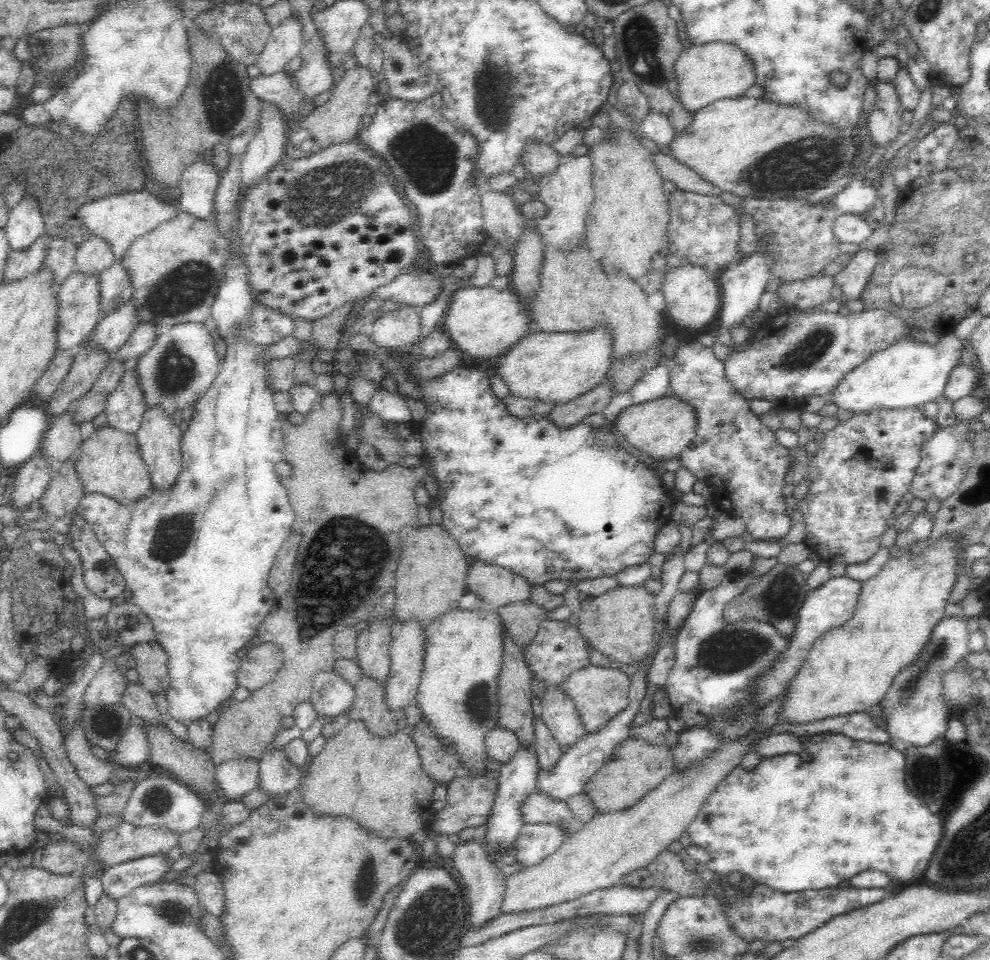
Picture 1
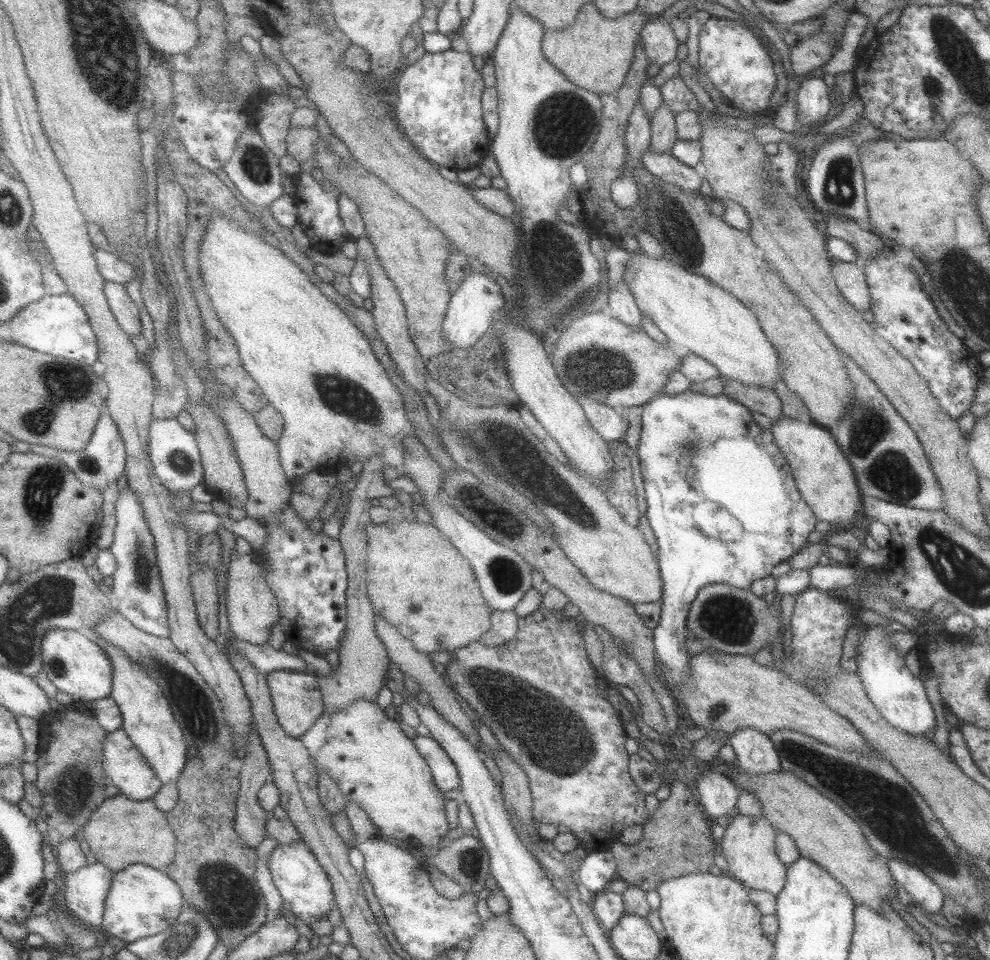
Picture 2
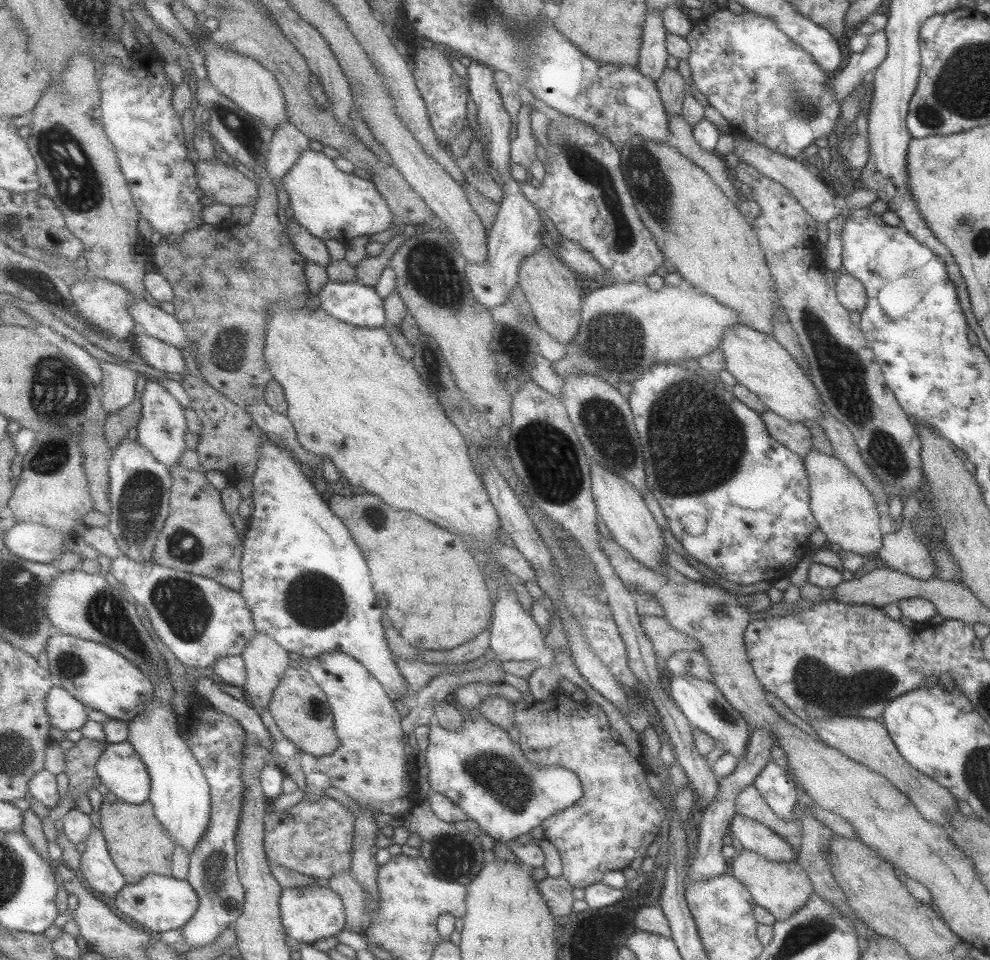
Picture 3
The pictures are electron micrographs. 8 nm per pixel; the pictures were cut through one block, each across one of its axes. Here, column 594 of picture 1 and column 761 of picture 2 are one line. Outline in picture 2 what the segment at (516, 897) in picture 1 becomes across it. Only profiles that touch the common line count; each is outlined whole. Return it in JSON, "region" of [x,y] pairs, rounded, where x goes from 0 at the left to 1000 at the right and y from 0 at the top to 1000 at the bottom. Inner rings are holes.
{"region":[[[744,849],[737,852],[729,873],[724,876],[725,888],[735,900],[732,908],[752,924],[778,929],[784,933],[793,921],[795,903],[784,891],[783,870],[783,865],[770,850]]]}

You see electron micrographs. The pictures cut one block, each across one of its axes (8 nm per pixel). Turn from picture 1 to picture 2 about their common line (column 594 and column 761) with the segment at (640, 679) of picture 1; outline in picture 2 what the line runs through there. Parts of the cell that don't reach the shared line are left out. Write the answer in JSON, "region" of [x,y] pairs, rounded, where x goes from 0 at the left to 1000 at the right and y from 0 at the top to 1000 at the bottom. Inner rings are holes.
{"region":[[[747,758],[735,767],[734,775],[740,779],[744,796],[755,807],[775,806],[788,801],[779,771],[762,758]]]}

